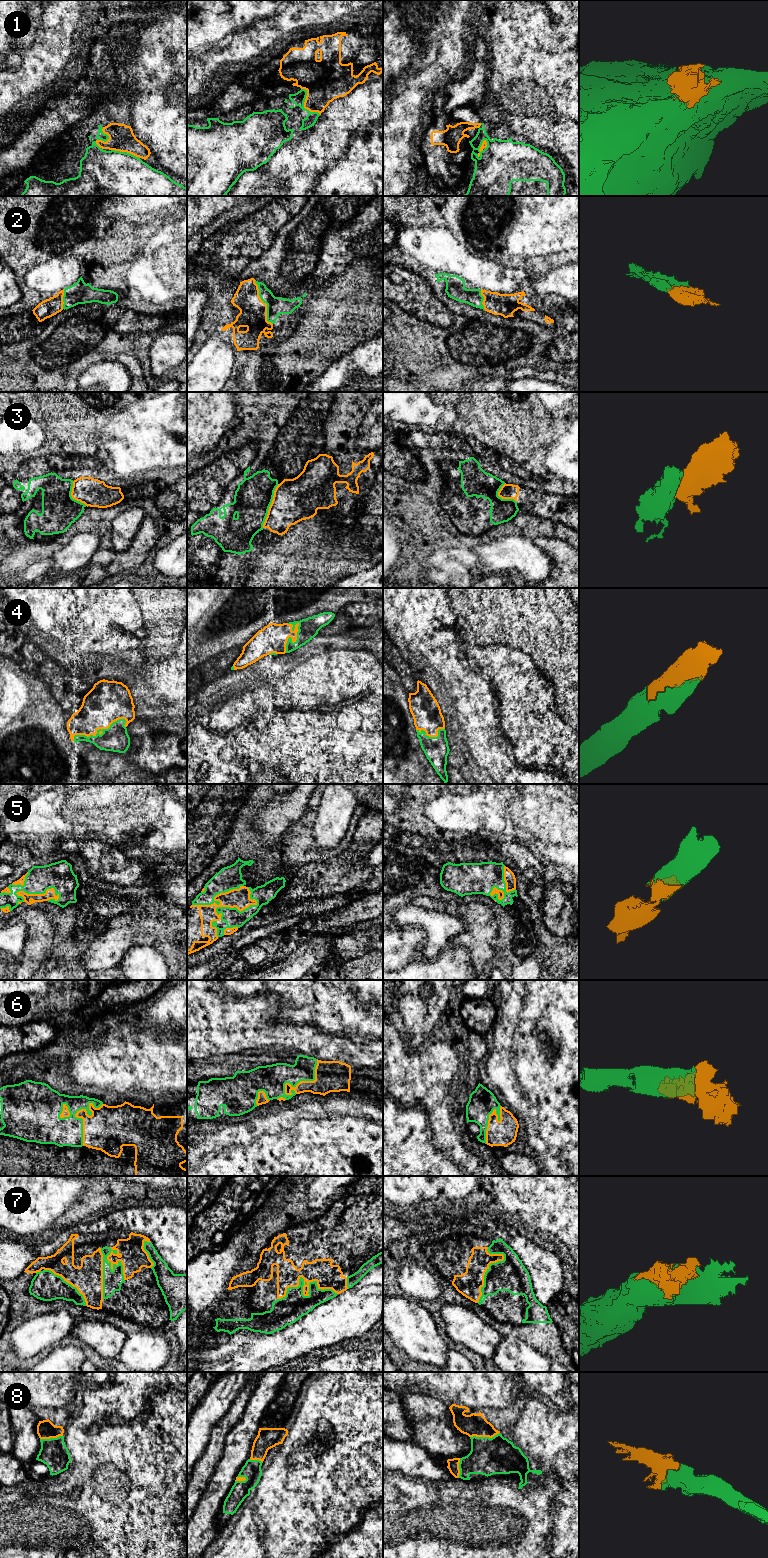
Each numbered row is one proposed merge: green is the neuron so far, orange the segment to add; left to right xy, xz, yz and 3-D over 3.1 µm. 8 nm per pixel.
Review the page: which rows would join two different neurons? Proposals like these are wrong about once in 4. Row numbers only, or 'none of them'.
1, 3

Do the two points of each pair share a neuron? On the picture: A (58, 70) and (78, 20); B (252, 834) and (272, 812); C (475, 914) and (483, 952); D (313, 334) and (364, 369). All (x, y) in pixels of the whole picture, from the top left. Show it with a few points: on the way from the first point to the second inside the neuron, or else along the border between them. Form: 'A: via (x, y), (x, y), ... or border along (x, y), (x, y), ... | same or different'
A: border along (90, 47), (66, 43), (65, 56), (51, 58) | different
B: border along (262, 807), (251, 821), (259, 839) | different
C: via (479, 923), (479, 943) | same
D: border along (364, 343), (335, 361), (326, 371) | different

